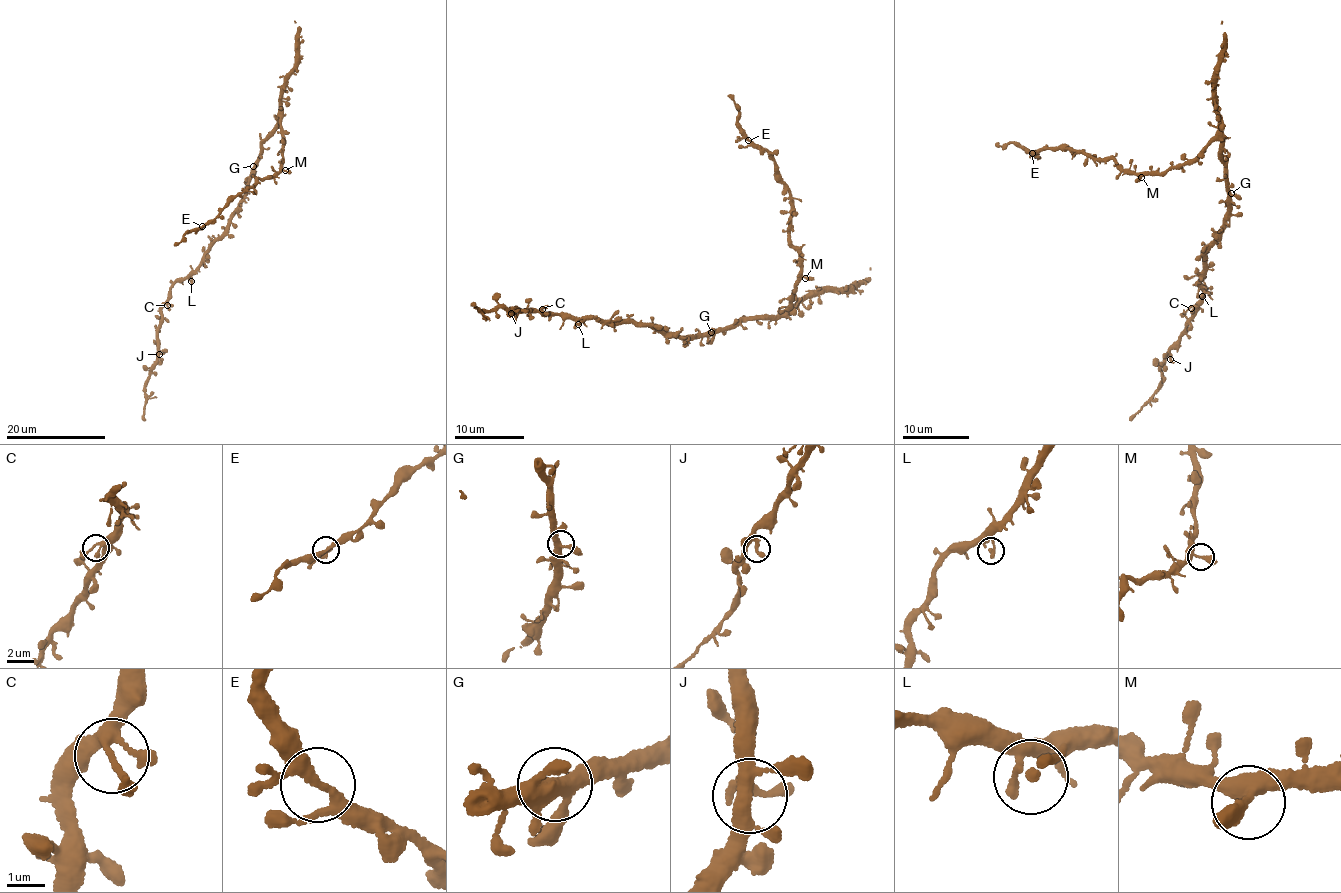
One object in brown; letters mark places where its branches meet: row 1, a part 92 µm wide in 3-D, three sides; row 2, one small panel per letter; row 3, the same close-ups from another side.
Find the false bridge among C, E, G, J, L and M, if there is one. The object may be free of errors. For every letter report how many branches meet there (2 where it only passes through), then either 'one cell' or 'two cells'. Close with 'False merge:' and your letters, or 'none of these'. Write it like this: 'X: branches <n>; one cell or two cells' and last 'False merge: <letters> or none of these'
C: branches 4; one cell
E: branches 4; one cell
G: branches 3; one cell
J: branches 2; one cell
L: branches 2; one cell
M: branches 3; one cell
False merge: none of these

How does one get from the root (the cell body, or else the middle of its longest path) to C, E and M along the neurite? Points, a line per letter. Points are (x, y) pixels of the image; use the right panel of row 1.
C: (1228, 195), (1225, 228), (1214, 238), (1205, 253), (1203, 279), (1199, 282), (1206, 288), (1202, 299), (1191, 308)
E: (1228, 195), (1218, 138), (1194, 159), (1161, 173), (1121, 168), (1113, 160), (1067, 148), (1031, 152)
M: (1228, 195), (1220, 151), (1222, 141), (1218, 138), (1194, 159), (1161, 173), (1147, 172), (1141, 177)

